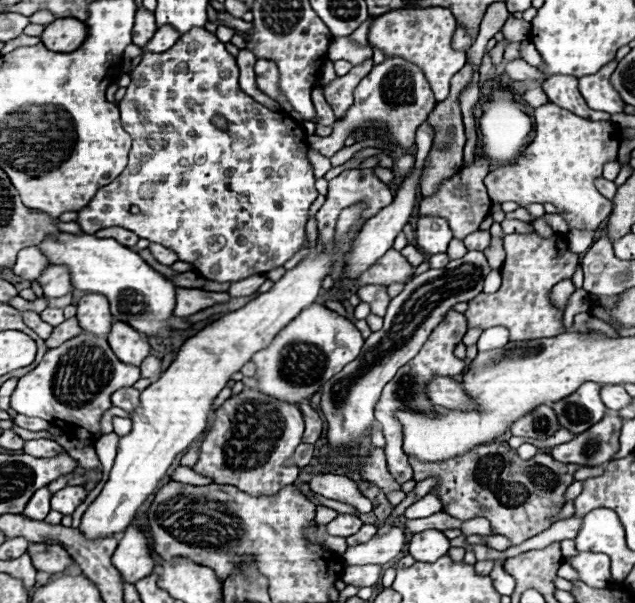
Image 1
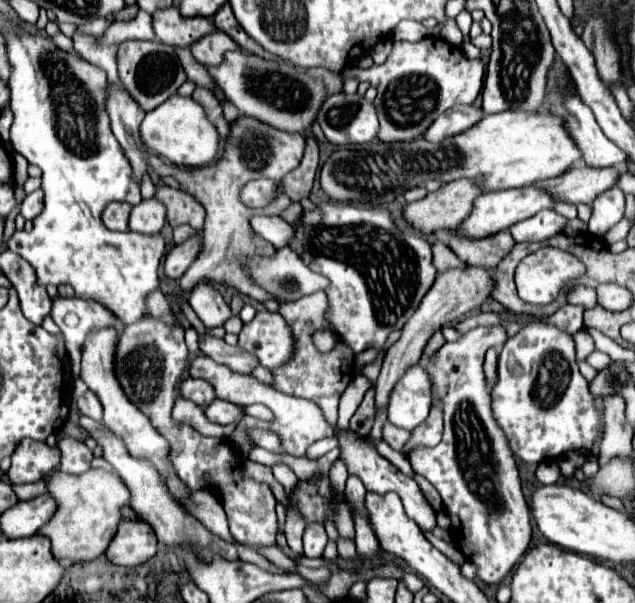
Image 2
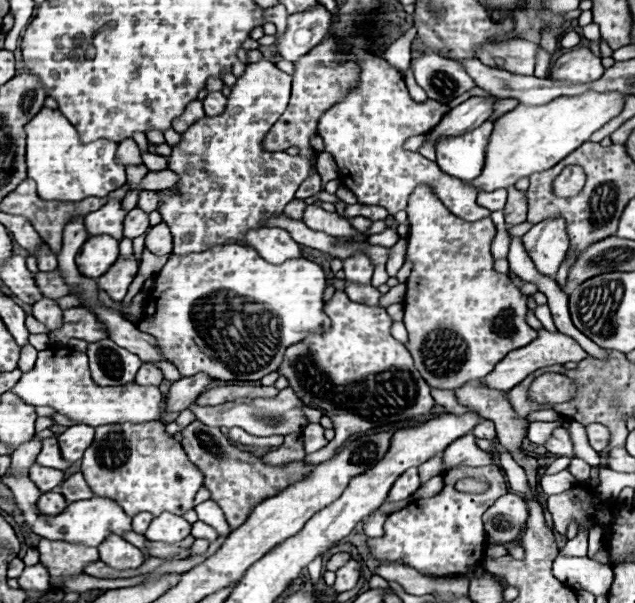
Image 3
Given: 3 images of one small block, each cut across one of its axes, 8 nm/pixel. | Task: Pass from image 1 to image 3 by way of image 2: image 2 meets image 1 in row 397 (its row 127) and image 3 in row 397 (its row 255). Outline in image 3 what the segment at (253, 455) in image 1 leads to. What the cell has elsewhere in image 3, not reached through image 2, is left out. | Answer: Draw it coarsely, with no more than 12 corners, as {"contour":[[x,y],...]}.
{"contour":[[218,386],[196,404],[218,406],[238,398],[274,398],[274,386]]}

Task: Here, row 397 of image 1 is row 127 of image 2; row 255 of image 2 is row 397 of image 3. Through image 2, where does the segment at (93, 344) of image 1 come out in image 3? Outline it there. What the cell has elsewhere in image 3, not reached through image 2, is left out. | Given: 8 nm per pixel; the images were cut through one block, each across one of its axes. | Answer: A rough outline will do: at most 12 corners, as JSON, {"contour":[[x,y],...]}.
{"contour":[[38,352],[10,390],[76,424],[162,420],[158,388],[102,388],[84,352]]}

